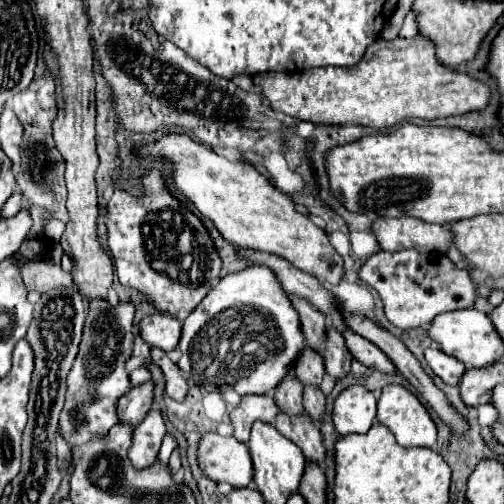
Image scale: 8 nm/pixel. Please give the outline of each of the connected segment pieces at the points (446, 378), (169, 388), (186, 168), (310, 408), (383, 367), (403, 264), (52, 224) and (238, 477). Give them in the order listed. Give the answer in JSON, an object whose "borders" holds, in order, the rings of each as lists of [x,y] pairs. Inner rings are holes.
{"borders":[[[[426,349],[424,353],[426,363],[430,365],[430,369],[448,385],[458,385],[466,367],[464,363],[460,363],[458,359],[452,359],[450,355],[444,355],[440,349]]],[[[152,347],[152,361],[160,365],[166,377],[166,395],[174,401],[184,401],[188,395],[188,379],[180,367],[158,347]]],[[[186,135],[162,137],[158,143],[148,145],[144,149],[144,155],[146,157],[150,157],[150,155],[152,157],[162,157],[162,159],[172,163],[172,167],[174,167],[174,185],[180,191],[180,195],[190,199],[196,205],[196,211],[202,217],[212,219],[216,223],[218,231],[224,235],[224,239],[230,241],[232,245],[236,245],[240,249],[254,249],[254,251],[266,251],[266,253],[278,255],[278,257],[286,259],[288,263],[292,263],[294,267],[314,275],[318,281],[322,281],[326,285],[338,285],[340,279],[344,277],[344,259],[330,245],[328,233],[322,227],[318,227],[308,215],[296,211],[294,201],[288,195],[284,195],[280,189],[276,189],[274,183],[270,179],[266,179],[264,175],[260,175],[252,165],[232,163],[232,161],[220,157],[218,153],[214,153],[212,149],[192,141]]],[[[304,387],[304,409],[312,421],[322,423],[326,411],[326,397],[318,387]]],[[[346,331],[344,333],[346,339],[346,347],[348,351],[354,355],[354,359],[358,359],[362,365],[370,367],[370,369],[378,369],[382,373],[396,373],[396,367],[390,363],[388,355],[384,355],[384,351],[380,351],[380,347],[372,345],[368,339],[364,339],[362,335],[356,335],[354,331]]],[[[378,251],[362,265],[360,279],[380,293],[388,321],[400,329],[428,327],[436,315],[474,307],[478,299],[476,283],[468,269],[458,269],[444,253]]],[[[48,219],[48,221],[44,223],[44,235],[46,235],[46,239],[50,239],[52,243],[58,243],[58,241],[60,241],[62,231],[64,231],[64,223],[58,221],[58,219]]],[[[208,433],[200,441],[198,461],[202,471],[216,483],[226,481],[232,487],[248,487],[254,479],[254,467],[248,447],[218,433]]]]}

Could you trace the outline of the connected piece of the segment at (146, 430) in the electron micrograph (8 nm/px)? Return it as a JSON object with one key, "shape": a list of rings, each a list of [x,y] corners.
{"shape":[[[158,409],[148,411],[144,421],[134,431],[134,445],[130,447],[130,455],[128,455],[136,465],[136,469],[148,467],[156,459],[164,433],[166,433],[166,425],[162,413]]]}

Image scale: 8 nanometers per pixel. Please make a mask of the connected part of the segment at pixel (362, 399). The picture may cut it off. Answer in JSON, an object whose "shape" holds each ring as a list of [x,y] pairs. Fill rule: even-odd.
{"shape":[[[352,385],[344,389],[334,403],[334,425],[340,435],[366,433],[376,419],[376,403],[372,391],[364,385]]]}

